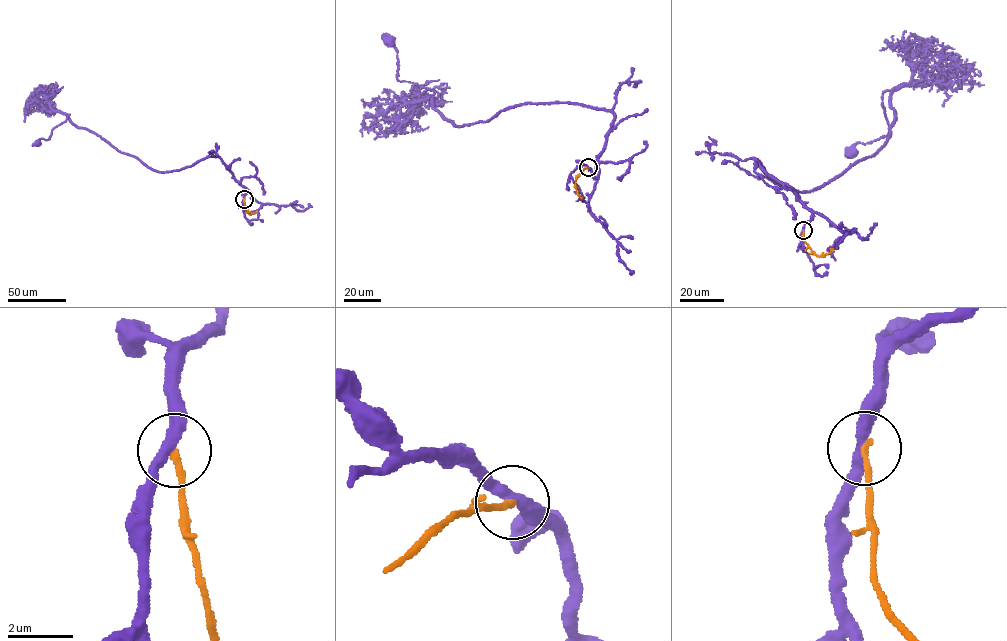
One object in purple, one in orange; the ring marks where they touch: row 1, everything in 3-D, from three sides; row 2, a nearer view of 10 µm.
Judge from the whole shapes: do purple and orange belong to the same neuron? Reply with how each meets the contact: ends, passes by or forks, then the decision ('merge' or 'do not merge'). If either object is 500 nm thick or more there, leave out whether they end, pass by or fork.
purple passes by; orange ends; do not merge

